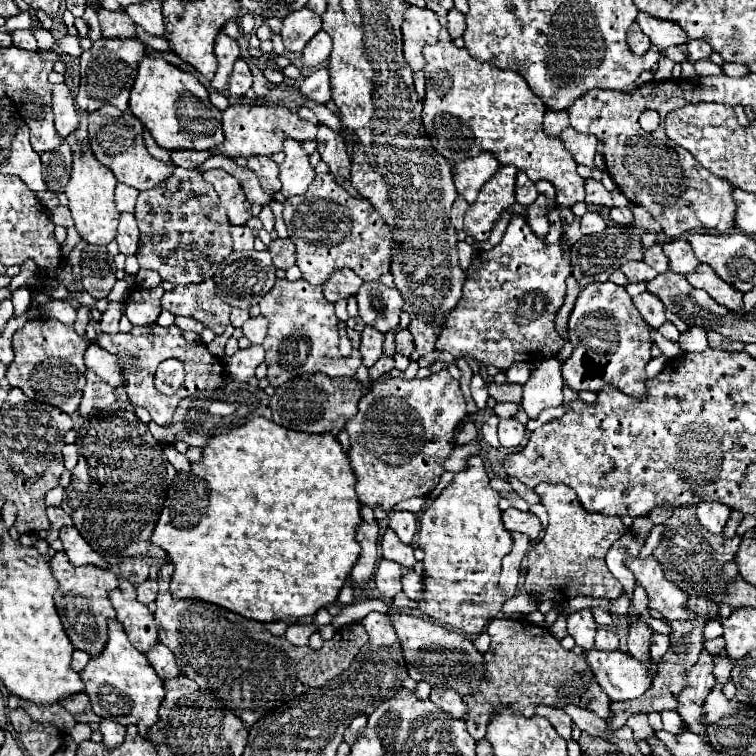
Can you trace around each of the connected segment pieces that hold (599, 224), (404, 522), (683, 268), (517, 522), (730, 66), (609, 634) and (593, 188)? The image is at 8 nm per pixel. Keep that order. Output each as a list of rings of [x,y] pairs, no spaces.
[[[587,211],[583,217],[581,217],[581,231],[583,235],[591,235],[591,233],[601,233],[605,229],[605,221],[599,213],[595,211]]]
[[[401,511],[389,515],[389,527],[399,535],[403,543],[413,543],[413,537],[417,533],[417,517],[413,513]]]
[[[685,239],[669,241],[663,245],[663,249],[665,249],[665,255],[669,257],[671,271],[675,271],[675,273],[687,275],[693,269],[697,269],[701,263],[699,259],[695,259],[695,253],[691,253],[691,245],[687,245]]]
[[[507,509],[503,511],[503,525],[509,531],[519,531],[519,533],[527,533],[529,539],[537,539],[543,531],[541,521],[537,515],[529,513],[529,511],[519,511],[519,509]]]
[[[723,63],[723,71],[725,75],[731,75],[731,77],[745,77],[749,75],[749,69],[741,63]]]
[[[599,627],[597,637],[595,637],[595,649],[599,651],[617,651],[619,649],[619,637],[613,629]]]
[[[585,179],[585,203],[587,205],[607,205],[607,207],[613,207],[613,201],[611,201],[611,193],[603,187],[601,181],[595,181],[595,179]]]

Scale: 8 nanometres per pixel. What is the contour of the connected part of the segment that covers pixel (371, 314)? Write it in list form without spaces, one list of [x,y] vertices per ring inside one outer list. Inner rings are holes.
[[[369,281],[361,285],[355,297],[359,303],[359,315],[367,325],[381,333],[387,333],[399,325],[399,313],[405,299],[397,289],[385,287],[381,281]]]

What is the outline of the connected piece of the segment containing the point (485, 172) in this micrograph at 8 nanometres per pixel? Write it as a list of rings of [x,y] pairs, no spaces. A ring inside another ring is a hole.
[[[483,151],[477,157],[455,163],[457,175],[453,177],[453,181],[455,181],[457,193],[463,195],[467,203],[473,203],[483,183],[491,179],[497,173],[497,169],[499,169],[499,161],[495,159],[493,153],[487,153],[487,151]]]

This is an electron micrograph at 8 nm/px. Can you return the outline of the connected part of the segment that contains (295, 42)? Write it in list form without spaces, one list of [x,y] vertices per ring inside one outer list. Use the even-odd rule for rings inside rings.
[[[303,7],[303,9],[293,11],[291,15],[287,15],[283,19],[281,37],[283,37],[287,51],[299,53],[319,29],[321,29],[321,17],[311,13],[311,9]]]

